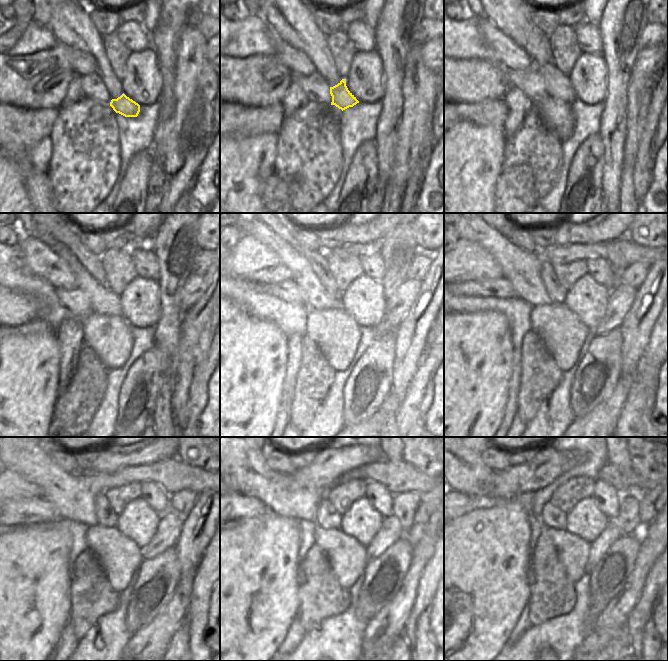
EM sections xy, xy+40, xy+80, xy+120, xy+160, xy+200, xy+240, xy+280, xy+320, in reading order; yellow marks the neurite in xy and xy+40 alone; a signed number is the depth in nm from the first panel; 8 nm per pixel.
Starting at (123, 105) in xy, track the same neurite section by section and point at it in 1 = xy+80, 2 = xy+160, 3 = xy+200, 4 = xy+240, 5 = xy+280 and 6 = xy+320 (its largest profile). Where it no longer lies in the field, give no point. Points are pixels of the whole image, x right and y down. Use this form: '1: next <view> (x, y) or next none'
1: next xy+80 (557, 84)
2: next xy+160 (315, 296)
3: next xy+200 (521, 268)
4: next xy+240 (70, 494)
5: next xy+280 (244, 470)
6: next xy+320 (464, 471)

